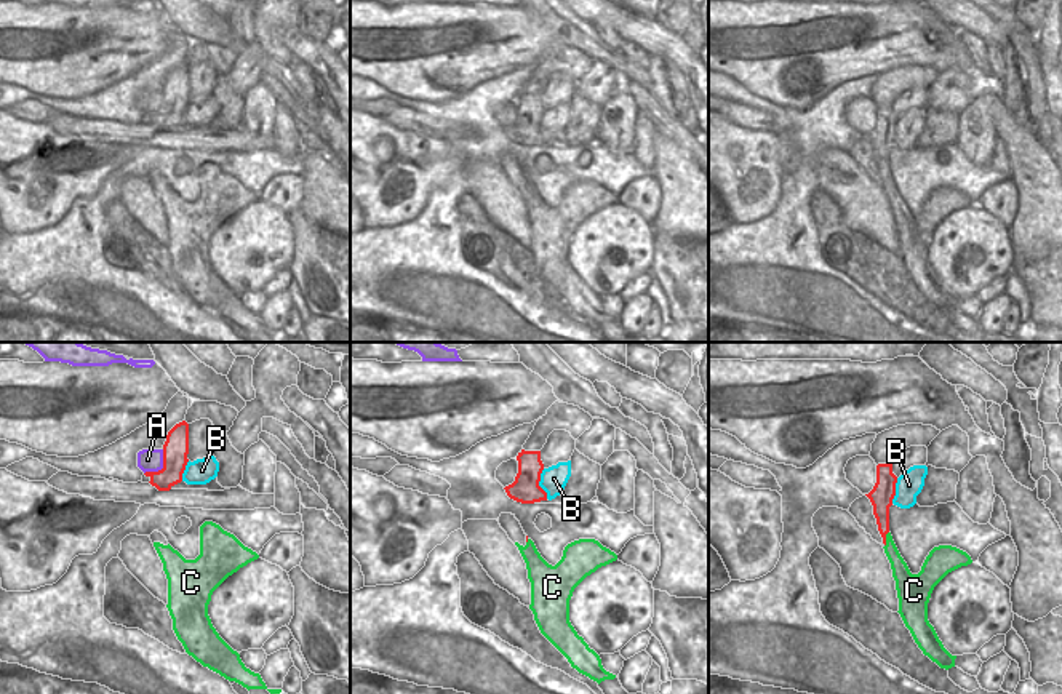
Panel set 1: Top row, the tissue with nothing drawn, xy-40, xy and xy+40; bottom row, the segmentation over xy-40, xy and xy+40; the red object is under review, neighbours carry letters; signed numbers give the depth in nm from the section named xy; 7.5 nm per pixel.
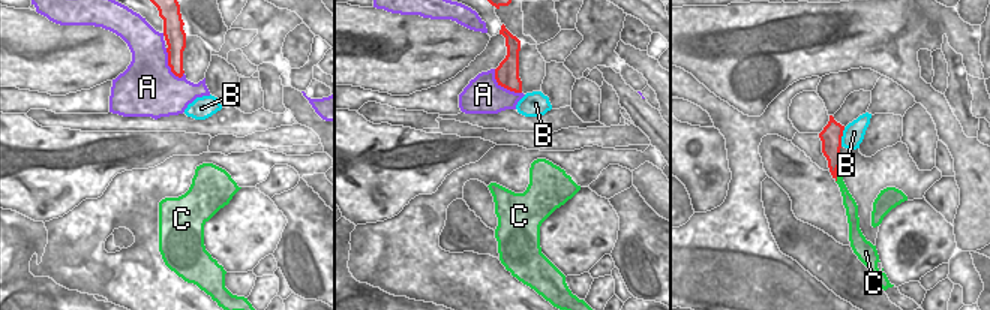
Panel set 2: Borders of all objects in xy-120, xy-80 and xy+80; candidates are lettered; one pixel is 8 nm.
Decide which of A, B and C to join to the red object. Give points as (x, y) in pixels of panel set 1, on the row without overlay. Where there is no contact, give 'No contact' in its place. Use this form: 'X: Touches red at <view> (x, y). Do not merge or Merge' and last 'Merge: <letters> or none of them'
A: Touches red at xy-40 (163, 109). Do not merge
B: Touches red at xy (538, 125). Do not merge
C: Touches red at xy+40 (885, 181). Merge
Merge: C

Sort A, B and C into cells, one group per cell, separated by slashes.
A / B / C

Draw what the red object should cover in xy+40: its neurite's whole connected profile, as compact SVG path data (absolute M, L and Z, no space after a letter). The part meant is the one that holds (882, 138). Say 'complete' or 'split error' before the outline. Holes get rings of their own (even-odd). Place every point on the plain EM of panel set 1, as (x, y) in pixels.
split error; M892 106L876 107L876 125L865 136L876 160L878 173L883 179L884 195L891 205L892 219L899 240L899 256L910 272L915 285L940 310L955 309L956 297L952 297L939 281L934 269L928 262L928 245L934 229L952 213L972 205L971 198L952 187L934 189L926 198L921 213L912 216L900 198L889 174L889 149L896 138L897 118L892 115Z

